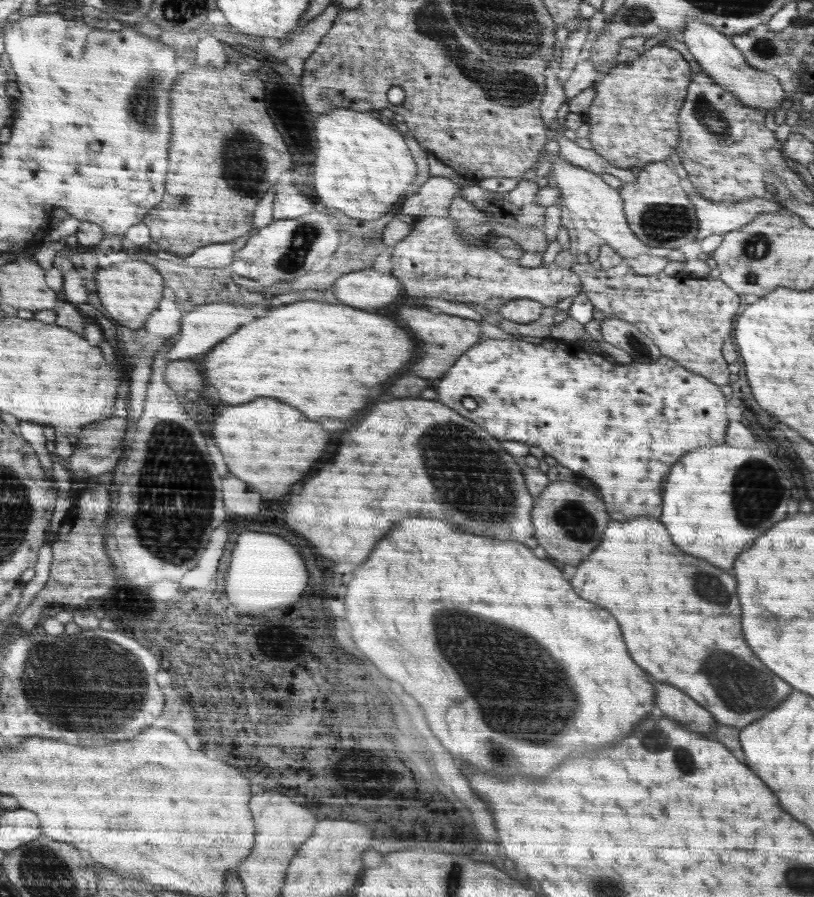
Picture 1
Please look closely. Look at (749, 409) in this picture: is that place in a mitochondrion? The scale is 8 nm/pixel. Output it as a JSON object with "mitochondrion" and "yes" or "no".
{"mitochondrion":"no"}

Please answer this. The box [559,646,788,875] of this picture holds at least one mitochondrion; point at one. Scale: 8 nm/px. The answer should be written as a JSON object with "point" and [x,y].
{"point":[742,689]}

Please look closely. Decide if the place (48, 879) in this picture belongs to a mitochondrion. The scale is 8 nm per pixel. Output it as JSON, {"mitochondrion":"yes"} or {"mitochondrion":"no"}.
{"mitochondrion":"yes"}

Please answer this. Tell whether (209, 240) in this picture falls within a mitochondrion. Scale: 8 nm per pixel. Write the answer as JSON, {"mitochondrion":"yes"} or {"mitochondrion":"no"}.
{"mitochondrion":"no"}

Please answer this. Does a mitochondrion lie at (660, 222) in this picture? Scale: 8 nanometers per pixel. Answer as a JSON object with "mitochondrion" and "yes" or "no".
{"mitochondrion":"yes"}

